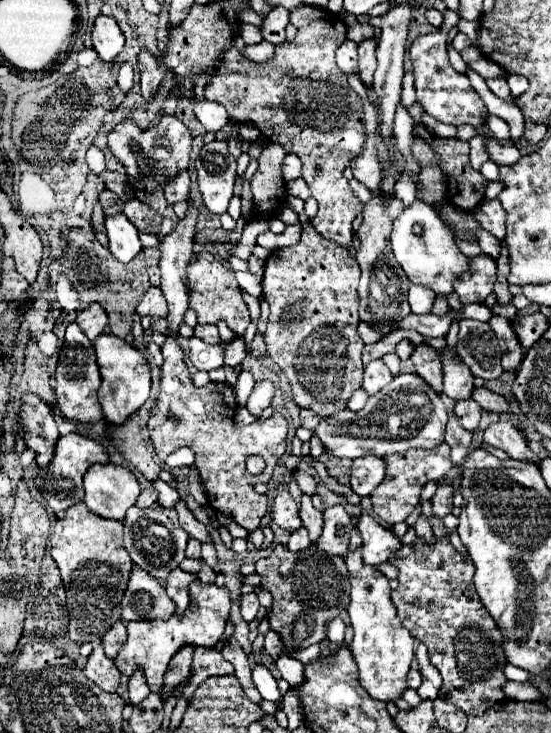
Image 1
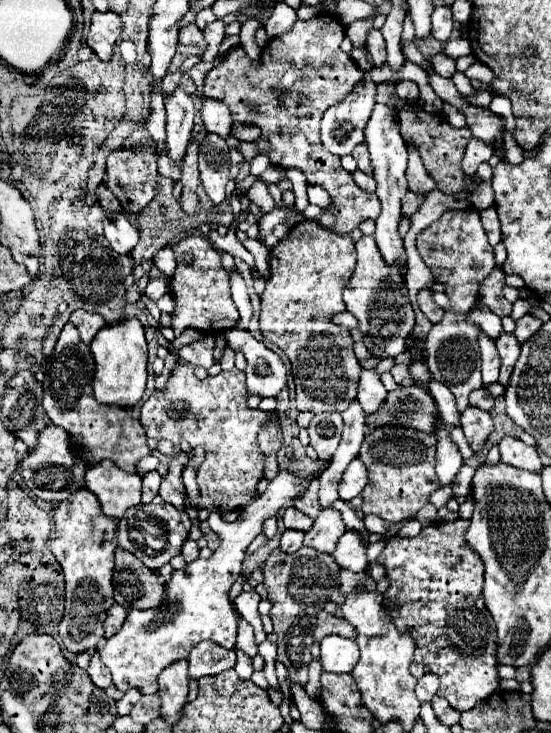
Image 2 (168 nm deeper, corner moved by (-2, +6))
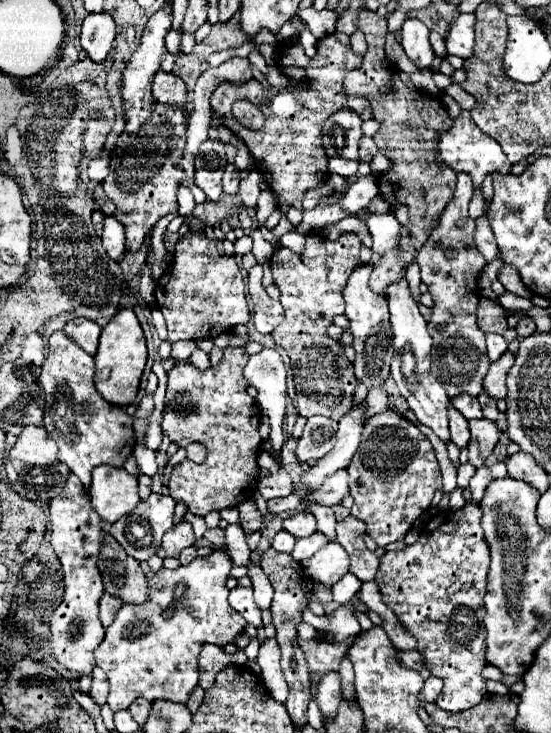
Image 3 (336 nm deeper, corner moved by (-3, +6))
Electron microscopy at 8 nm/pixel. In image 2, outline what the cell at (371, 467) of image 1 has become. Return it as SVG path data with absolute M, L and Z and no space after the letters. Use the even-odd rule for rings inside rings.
M356 457L354 461L350 461L350 465L346 467L346 471L342 475L342 481L340 481L340 487L338 487L340 499L350 501L352 497L358 497L366 483L368 483L368 473L366 473L360 457Z

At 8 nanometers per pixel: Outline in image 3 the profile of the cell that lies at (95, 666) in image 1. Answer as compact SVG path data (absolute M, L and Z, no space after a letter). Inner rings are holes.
M95 667L91 675L93 675L93 685L91 685L89 695L91 695L99 705L105 705L105 703L107 703L107 695L109 695L109 683L105 681L105 673L103 673L103 669Z

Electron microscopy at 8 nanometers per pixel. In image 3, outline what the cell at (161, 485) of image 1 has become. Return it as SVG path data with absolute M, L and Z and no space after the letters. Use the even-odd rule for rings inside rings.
M55 331L49 337L49 353L43 361L41 367L41 385L45 389L45 419L43 427L47 429L49 437L53 437L59 445L59 459L69 465L69 469L81 479L85 487L91 483L91 471L97 465L113 465L113 467L123 467L125 459L133 453L135 447L135 435L133 435L133 417L117 407L107 403L95 389L93 383L93 357L85 353L65 331Z

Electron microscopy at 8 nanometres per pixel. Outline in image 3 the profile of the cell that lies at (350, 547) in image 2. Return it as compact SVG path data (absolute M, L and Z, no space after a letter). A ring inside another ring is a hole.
M327 543L319 553L303 563L307 577L323 585L335 585L349 573L349 553L337 543Z

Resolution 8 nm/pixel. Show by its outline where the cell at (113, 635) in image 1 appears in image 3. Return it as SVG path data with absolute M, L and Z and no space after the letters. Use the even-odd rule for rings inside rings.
M103 595L101 597L101 611L99 611L99 619L103 623L103 627L109 627L113 623L113 617L117 615L117 611L121 609L121 599L113 597L113 595Z

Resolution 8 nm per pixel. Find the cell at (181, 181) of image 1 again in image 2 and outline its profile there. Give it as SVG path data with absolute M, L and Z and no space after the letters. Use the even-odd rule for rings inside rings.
M180 87L174 89L172 95L164 99L166 107L166 147L168 157L178 163L184 157L184 149L192 139L192 121L194 121L194 103L192 97L186 95Z

